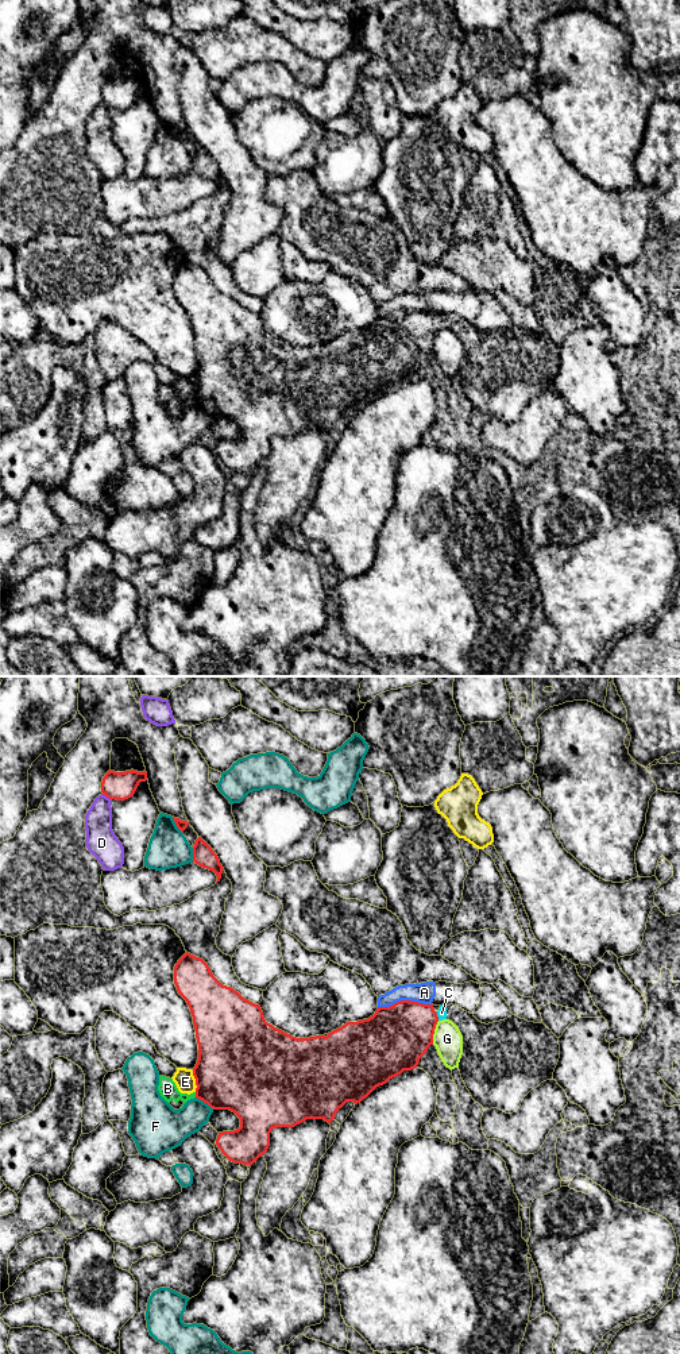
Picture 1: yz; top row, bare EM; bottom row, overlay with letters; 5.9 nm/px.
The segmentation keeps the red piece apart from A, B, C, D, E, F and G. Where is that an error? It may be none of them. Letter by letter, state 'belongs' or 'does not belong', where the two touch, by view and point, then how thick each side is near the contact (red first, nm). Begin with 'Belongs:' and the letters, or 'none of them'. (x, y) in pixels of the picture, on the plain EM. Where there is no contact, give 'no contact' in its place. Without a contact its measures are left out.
Belongs: C
A: does not belong; meets red in yz at (404, 309); 380 nm thick on the red side, 120 nm on the other
B: does not belong; meets red in yz at (196, 404); 440 nm thick on the red side, 110 nm on the other
C: belongs; meets red in yz at (436, 324); 360 nm thick on the red side, 60 nm on the other
D: does not belong; meets red in yz at (105, 104); 170 nm thick on the red side, 160 nm on the other
E: does not belong; meets red in yz at (196, 390); 480 nm thick on the red side, 120 nm on the other
F: does not belong; meets red in yz at (205, 411); 460 nm thick on the red side, 220 nm on the other
G: does not belong; meets red in yz at (433, 342); 380 nm thick on the red side, 170 nm on the other

